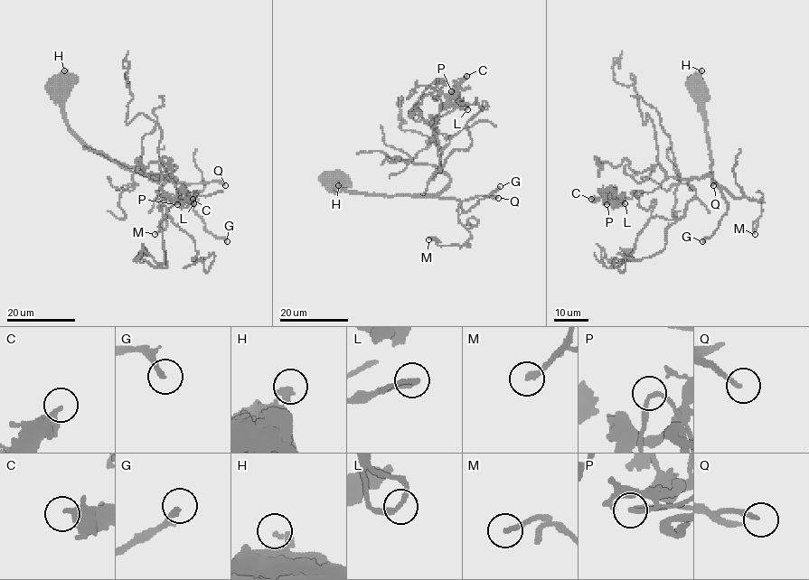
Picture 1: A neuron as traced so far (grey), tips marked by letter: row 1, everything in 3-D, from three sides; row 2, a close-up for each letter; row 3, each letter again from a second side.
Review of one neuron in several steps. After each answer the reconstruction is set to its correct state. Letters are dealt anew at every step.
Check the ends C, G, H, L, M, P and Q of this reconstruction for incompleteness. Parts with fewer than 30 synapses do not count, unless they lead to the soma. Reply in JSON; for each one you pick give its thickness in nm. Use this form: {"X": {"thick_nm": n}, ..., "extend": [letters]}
{"G": {"thick_nm": 240}, "M": {"thick_nm": 200}, "Q": {"thick_nm": 180}, "extend": ["G", "M", "Q"]}

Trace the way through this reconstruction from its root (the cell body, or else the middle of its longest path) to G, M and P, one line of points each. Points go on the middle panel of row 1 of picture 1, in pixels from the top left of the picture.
G: (333, 182), (339, 188), (374, 195), (455, 198), (465, 211), (500, 186)
M: (333, 182), (374, 195), (455, 198), (458, 221), (471, 238), (461, 246), (428, 239)
P: (333, 182), (374, 195), (439, 193), (449, 177), (431, 179), (439, 158), (429, 117), (455, 108), (451, 91)

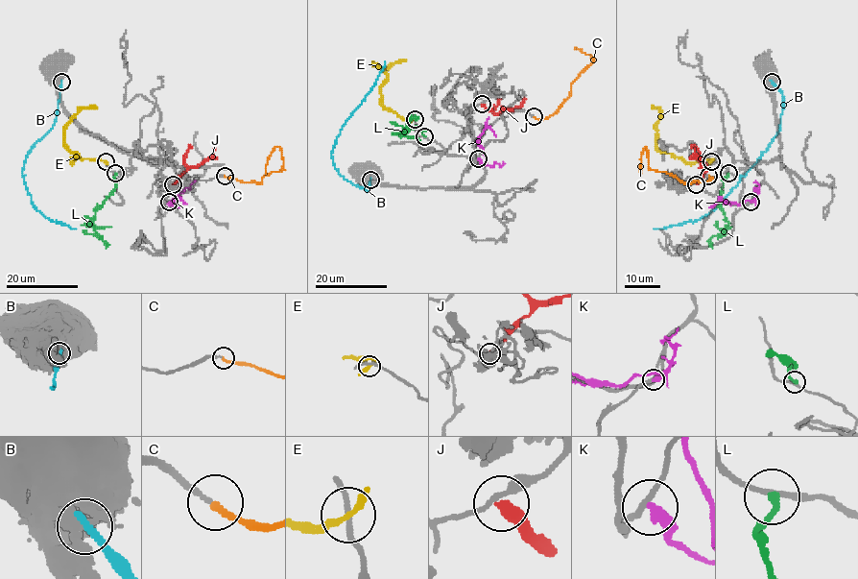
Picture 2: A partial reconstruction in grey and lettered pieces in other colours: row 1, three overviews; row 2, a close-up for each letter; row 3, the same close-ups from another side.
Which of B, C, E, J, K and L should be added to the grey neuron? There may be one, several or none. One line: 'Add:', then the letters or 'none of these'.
Add: C

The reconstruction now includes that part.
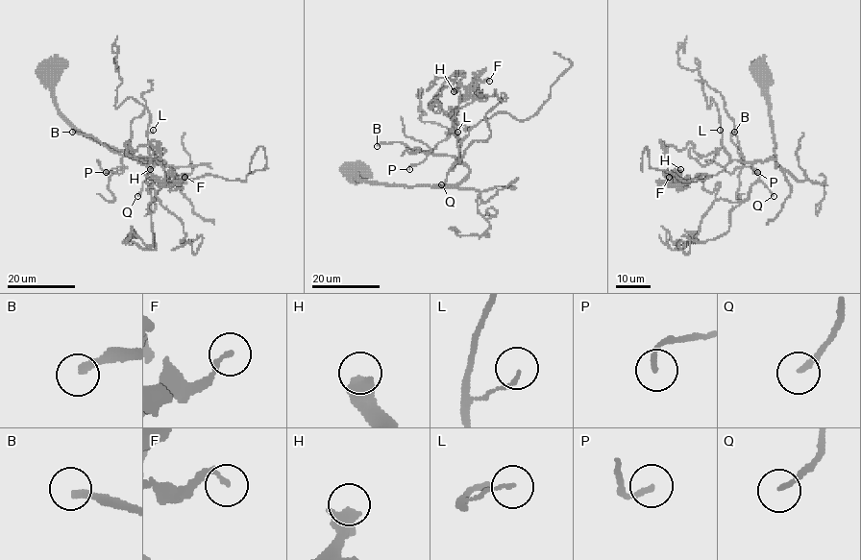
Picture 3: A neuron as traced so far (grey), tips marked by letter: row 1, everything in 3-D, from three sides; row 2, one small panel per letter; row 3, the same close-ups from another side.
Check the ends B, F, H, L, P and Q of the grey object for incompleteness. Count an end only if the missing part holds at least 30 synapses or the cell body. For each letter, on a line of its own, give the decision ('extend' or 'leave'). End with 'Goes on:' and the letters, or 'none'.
B: extend
F: leave
H: leave
L: leave
P: extend
Q: extend
Goes on: B, P, Q

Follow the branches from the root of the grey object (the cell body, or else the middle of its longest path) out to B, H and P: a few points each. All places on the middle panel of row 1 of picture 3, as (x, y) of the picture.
B: (355, 173), (359, 179), (394, 185), (457, 184), (468, 173), (454, 157), (401, 142), (377, 146)
H: (355, 173), (459, 184), (468, 168), (451, 169), (459, 149), (449, 109), (474, 98), (454, 91)
P: (355, 173), (359, 179), (394, 185), (457, 184), (468, 173), (454, 157), (428, 152), (409, 169)

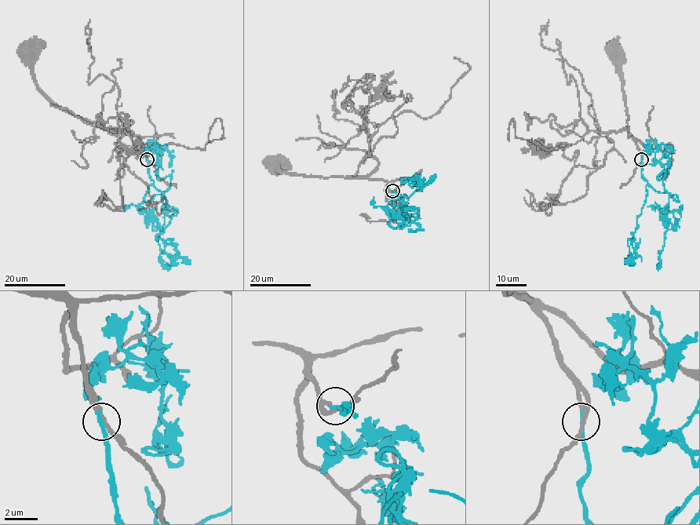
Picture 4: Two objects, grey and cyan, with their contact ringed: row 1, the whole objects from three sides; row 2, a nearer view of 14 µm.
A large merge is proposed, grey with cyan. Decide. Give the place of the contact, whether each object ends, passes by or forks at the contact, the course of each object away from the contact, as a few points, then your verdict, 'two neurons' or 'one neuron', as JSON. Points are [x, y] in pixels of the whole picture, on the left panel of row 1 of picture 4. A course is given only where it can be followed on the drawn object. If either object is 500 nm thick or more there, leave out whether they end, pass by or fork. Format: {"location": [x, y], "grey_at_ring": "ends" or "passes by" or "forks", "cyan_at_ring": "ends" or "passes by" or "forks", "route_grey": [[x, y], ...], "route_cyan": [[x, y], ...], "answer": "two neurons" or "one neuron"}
{"location": [147, 159], "grey_at_ring": "passes by", "cyan_at_ring": "ends", "route_grey": [[146, 158], [138, 136], [100, 128], [60, 108], [37, 85], [30, 53]], "route_cyan": [[146, 158], [144, 200], [162, 198], [165, 222], [151, 227], [173, 265]], "answer": "one neuron"}

